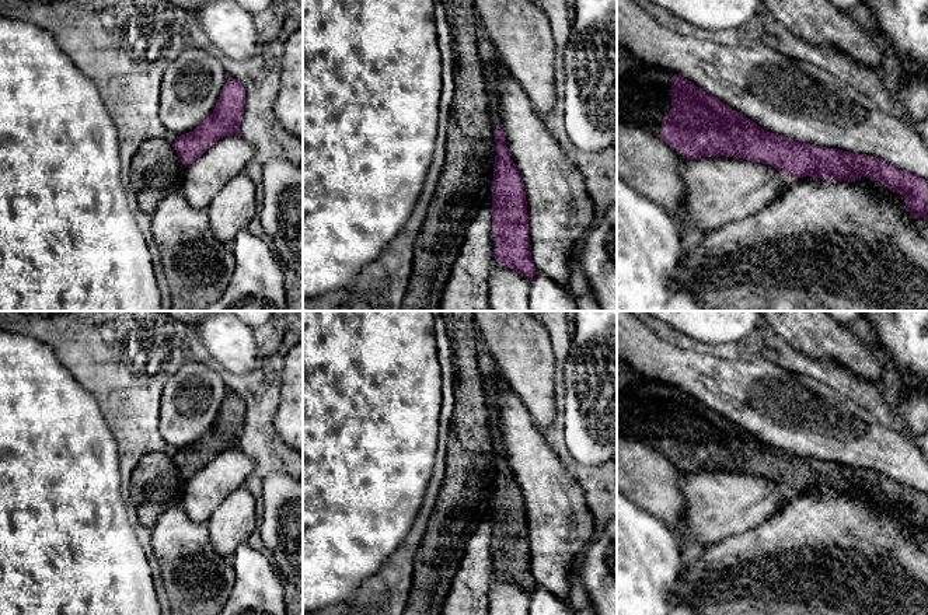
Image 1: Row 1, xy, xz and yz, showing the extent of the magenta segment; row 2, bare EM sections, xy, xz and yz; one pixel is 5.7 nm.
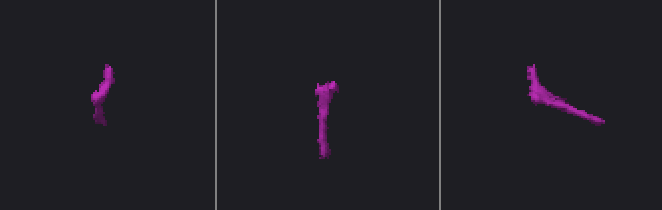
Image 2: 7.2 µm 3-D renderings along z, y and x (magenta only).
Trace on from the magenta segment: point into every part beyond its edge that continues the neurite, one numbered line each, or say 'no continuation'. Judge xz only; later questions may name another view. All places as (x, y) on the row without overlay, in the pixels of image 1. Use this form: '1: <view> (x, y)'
no continuation

